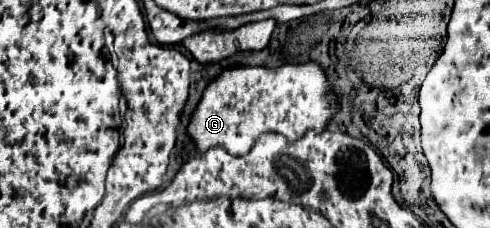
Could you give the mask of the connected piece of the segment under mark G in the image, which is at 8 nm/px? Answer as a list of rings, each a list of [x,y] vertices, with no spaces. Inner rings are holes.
[[[304,63],[304,65],[280,65],[276,69],[266,69],[266,67],[238,67],[238,69],[226,69],[216,81],[212,81],[196,111],[192,113],[190,125],[188,125],[188,135],[194,141],[194,147],[198,153],[206,153],[214,145],[226,147],[230,155],[246,155],[252,145],[256,143],[258,135],[262,133],[282,133],[288,141],[300,139],[308,129],[322,133],[326,129],[328,119],[332,119],[338,111],[338,99],[336,93],[330,89],[330,83],[320,69],[318,63]]]

